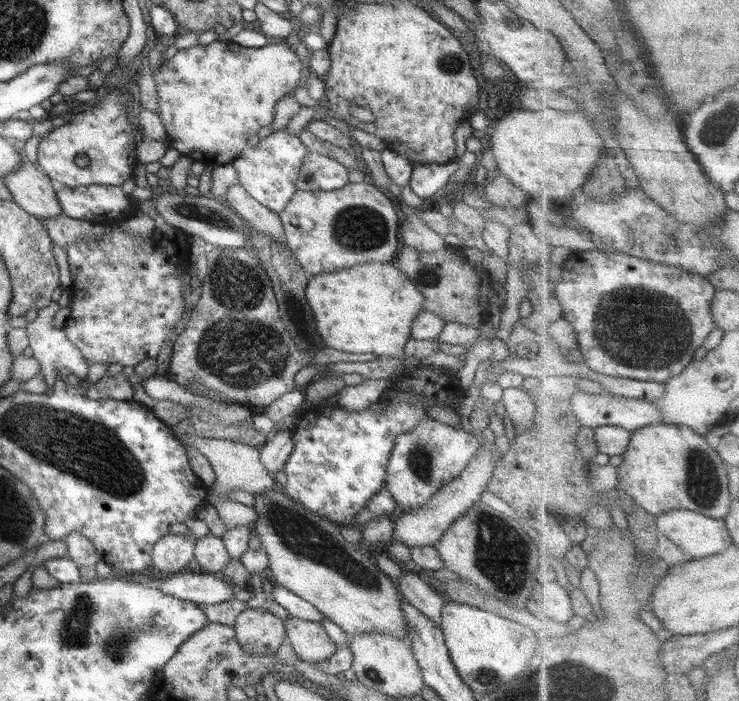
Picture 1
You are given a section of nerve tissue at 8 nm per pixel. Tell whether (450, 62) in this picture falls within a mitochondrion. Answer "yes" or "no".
yes

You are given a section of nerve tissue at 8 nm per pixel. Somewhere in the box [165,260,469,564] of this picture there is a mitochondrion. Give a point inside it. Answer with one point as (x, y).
(299, 321)

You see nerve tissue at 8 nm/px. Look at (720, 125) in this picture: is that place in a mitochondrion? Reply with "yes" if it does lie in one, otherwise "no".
yes

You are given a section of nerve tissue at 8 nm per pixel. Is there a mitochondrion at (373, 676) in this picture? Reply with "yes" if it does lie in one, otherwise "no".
yes

